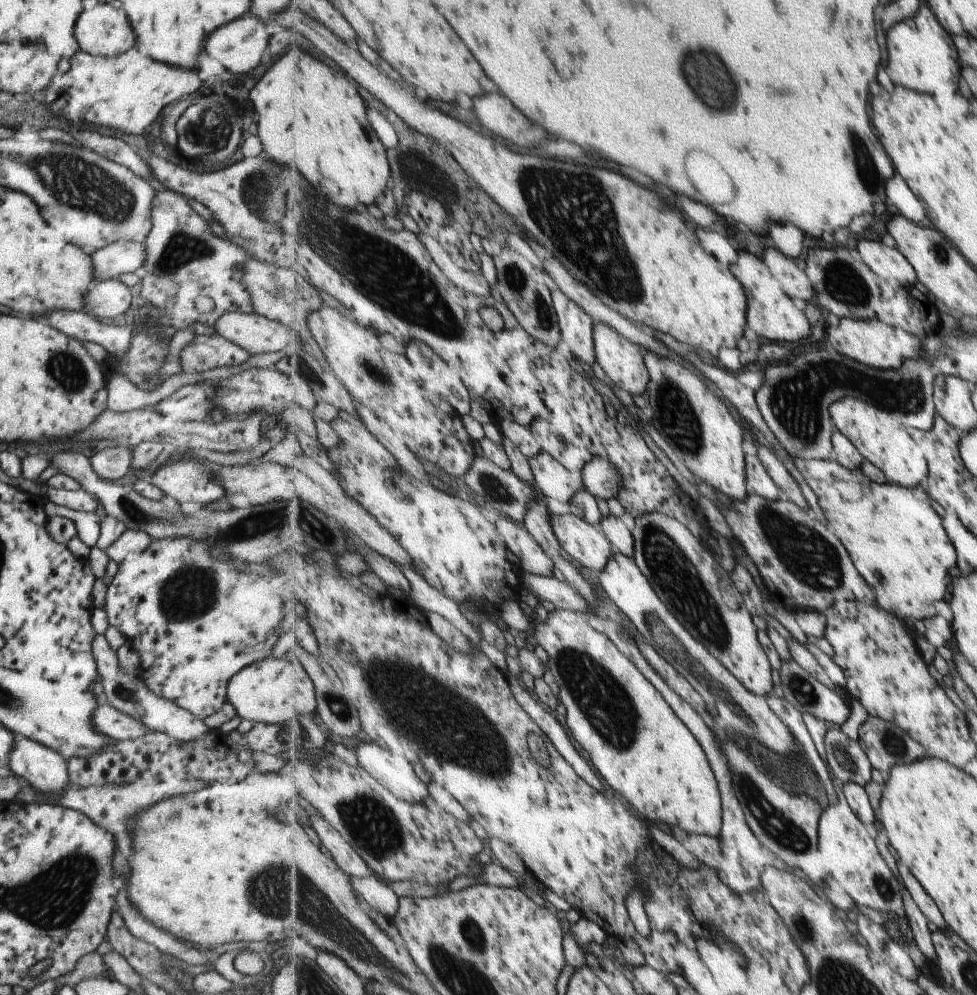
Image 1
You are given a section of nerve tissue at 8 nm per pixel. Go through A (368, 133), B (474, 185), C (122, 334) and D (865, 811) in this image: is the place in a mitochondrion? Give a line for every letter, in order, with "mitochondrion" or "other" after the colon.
A: other
B: other
C: other
D: other

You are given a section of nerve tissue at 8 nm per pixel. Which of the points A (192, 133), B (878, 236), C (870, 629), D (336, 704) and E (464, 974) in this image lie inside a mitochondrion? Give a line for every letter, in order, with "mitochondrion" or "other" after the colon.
A: mitochondrion
B: other
C: other
D: mitochondrion
E: mitochondrion

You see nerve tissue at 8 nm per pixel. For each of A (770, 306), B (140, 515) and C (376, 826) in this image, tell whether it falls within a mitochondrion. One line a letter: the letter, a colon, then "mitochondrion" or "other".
A: other
B: mitochondrion
C: mitochondrion

